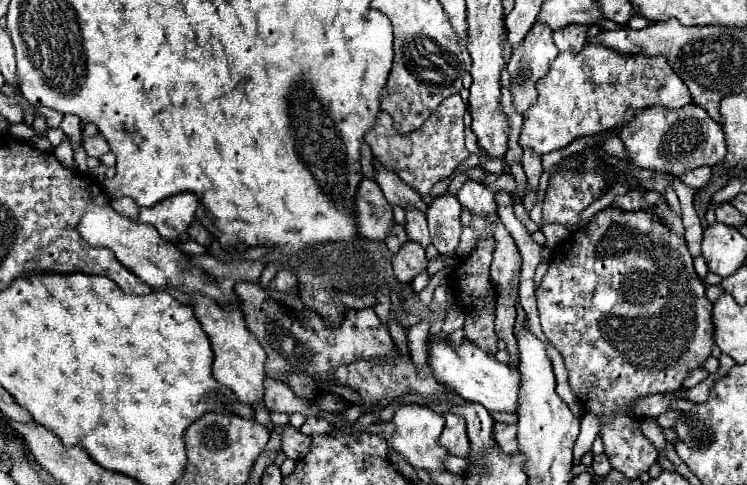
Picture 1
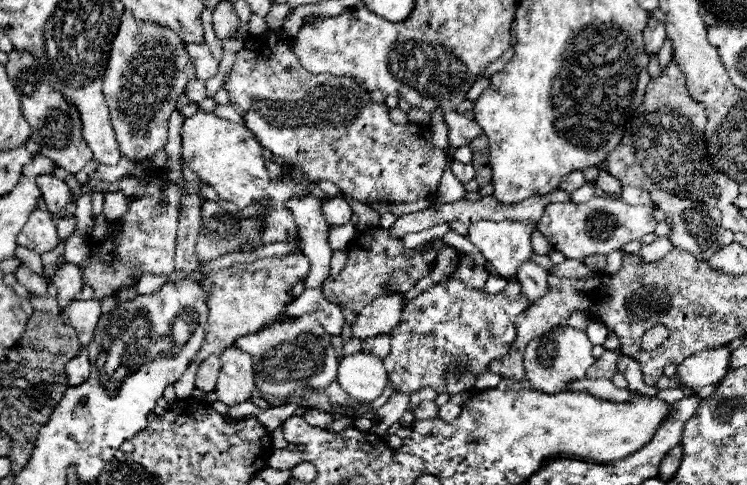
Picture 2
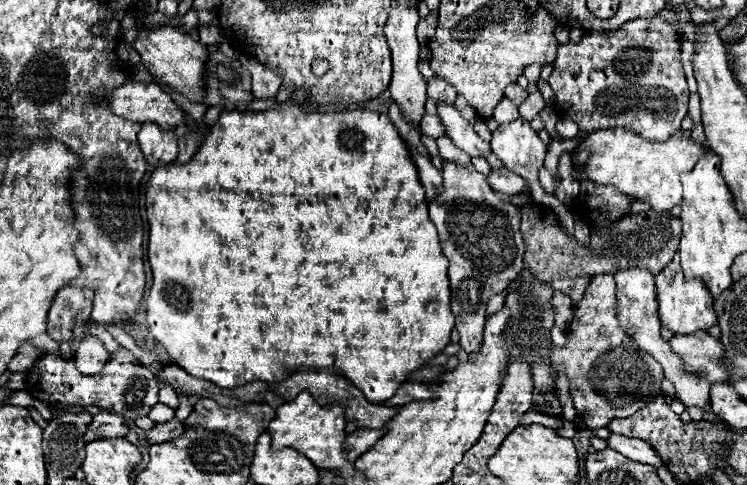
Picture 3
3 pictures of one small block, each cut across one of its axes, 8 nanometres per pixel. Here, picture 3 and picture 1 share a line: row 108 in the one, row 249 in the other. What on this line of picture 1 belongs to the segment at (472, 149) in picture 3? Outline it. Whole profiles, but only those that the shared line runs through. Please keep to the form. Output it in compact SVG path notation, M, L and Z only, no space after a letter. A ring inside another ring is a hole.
M452 194L438 196L426 212L432 244L442 256L454 254L458 248L460 234L462 234L460 212L462 212L462 206L458 198Z

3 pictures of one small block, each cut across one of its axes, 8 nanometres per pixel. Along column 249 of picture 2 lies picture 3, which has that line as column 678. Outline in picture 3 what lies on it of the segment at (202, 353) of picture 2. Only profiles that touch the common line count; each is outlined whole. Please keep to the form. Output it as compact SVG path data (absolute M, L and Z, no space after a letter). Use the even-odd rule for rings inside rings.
M670 262L662 272L656 274L656 302L658 302L658 318L660 324L672 330L674 334L692 334L696 330L710 330L718 324L714 308L712 308L712 296L702 280L698 278L684 278L680 264Z

